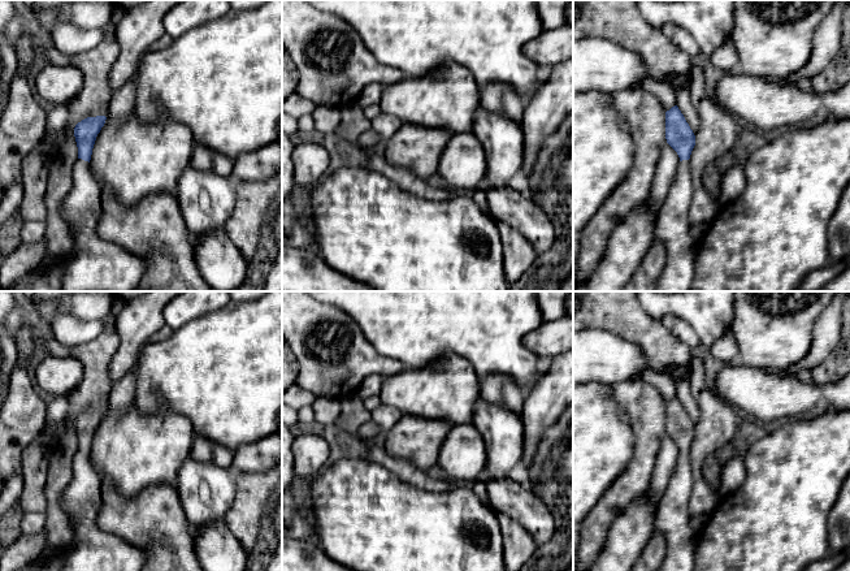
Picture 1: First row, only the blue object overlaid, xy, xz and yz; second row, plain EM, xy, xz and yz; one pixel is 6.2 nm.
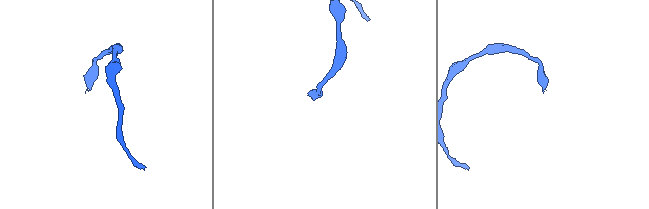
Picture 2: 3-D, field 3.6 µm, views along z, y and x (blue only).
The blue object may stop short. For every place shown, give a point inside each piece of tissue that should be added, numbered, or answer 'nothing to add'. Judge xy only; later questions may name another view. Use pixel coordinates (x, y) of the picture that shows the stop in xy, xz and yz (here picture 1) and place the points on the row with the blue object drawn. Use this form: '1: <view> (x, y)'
1: xy (94, 264)

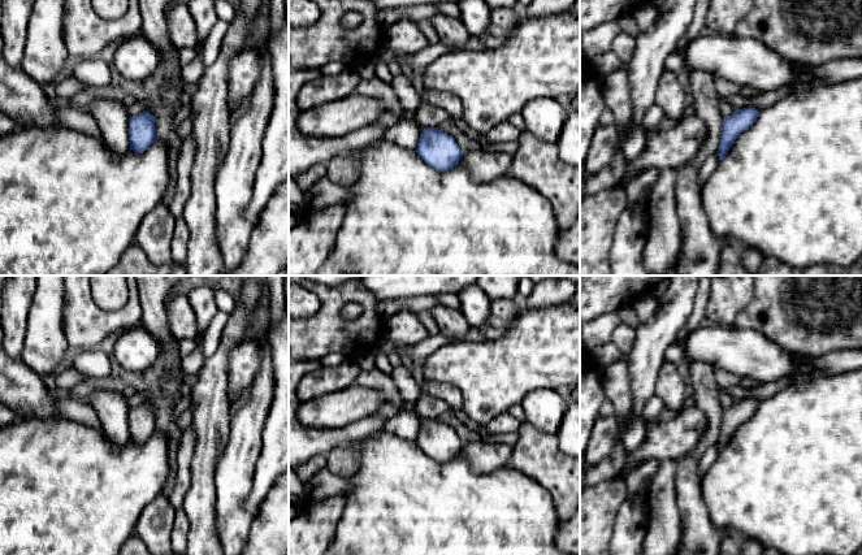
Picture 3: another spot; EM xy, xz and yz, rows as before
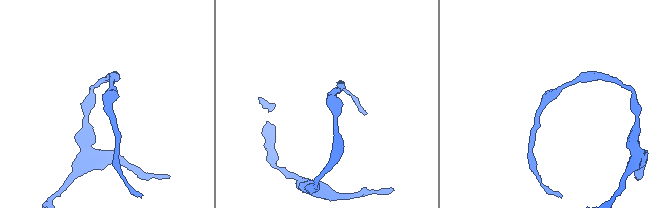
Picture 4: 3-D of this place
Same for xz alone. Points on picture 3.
nothing to add

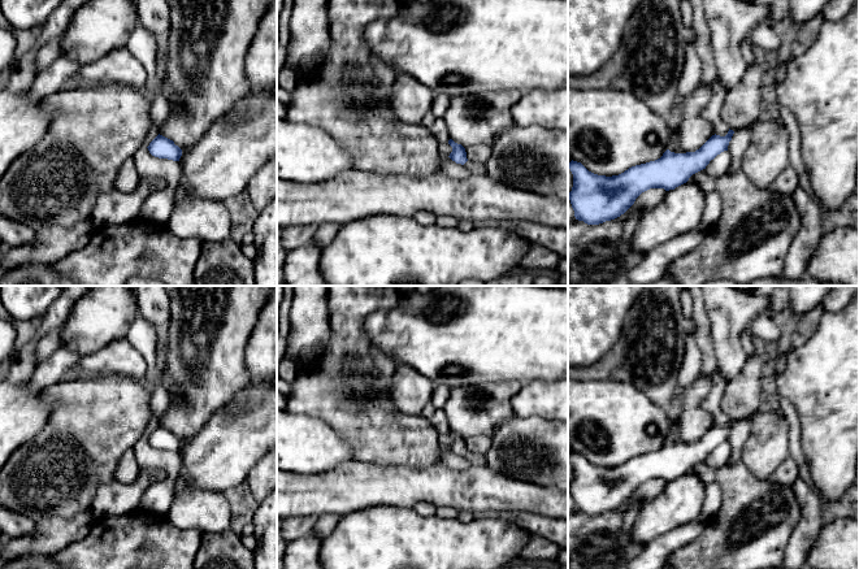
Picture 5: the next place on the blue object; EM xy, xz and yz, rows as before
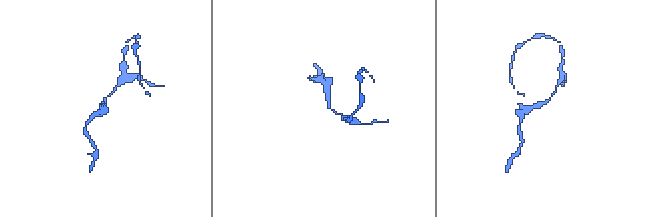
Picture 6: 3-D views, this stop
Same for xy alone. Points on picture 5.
nothing to add

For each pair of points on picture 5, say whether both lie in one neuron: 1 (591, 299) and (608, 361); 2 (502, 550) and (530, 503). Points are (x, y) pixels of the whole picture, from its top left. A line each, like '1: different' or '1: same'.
1: different
2: different

